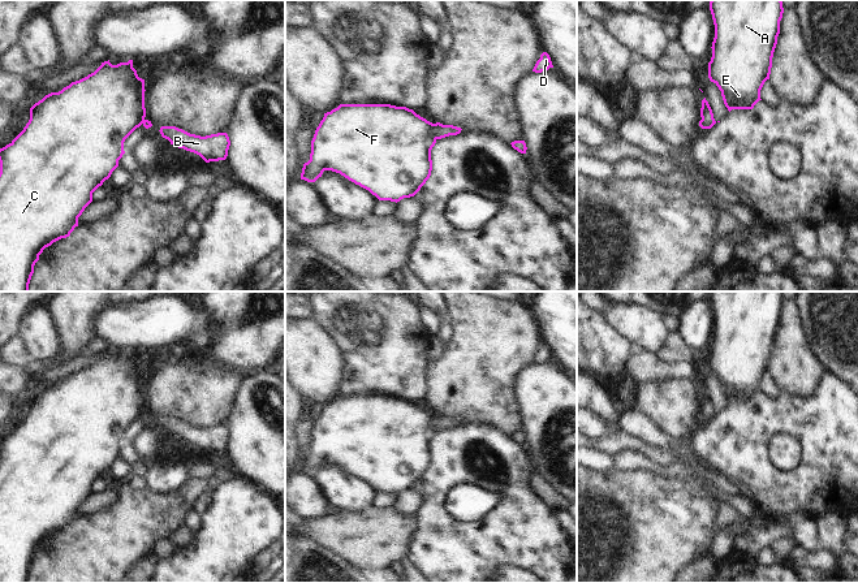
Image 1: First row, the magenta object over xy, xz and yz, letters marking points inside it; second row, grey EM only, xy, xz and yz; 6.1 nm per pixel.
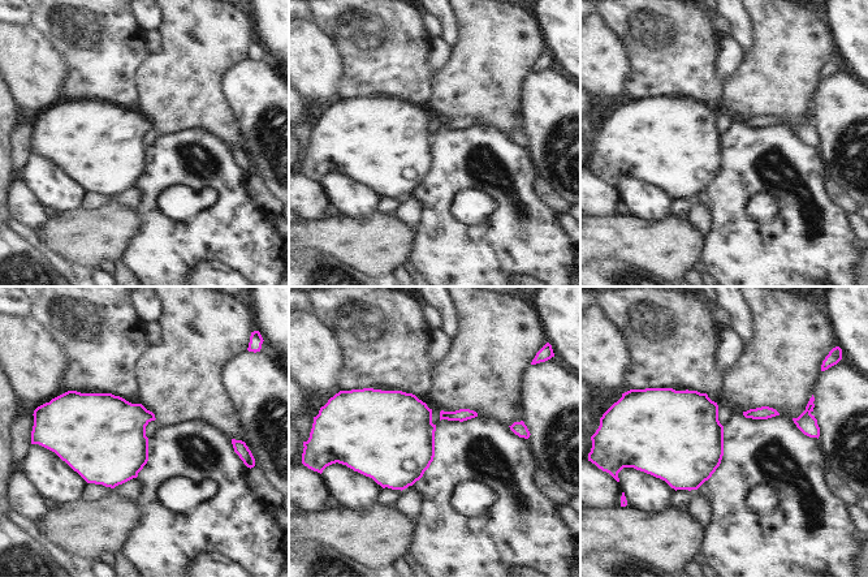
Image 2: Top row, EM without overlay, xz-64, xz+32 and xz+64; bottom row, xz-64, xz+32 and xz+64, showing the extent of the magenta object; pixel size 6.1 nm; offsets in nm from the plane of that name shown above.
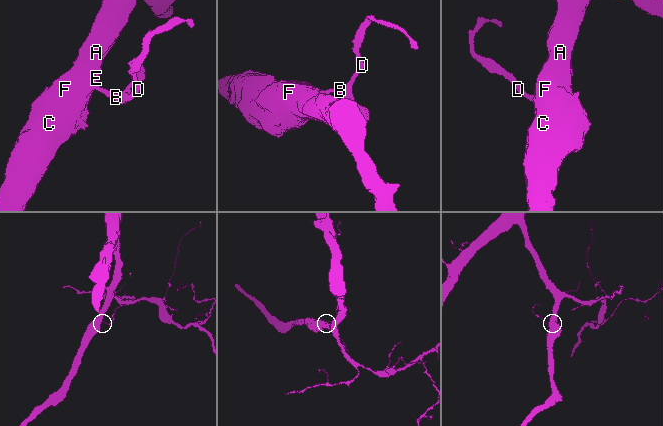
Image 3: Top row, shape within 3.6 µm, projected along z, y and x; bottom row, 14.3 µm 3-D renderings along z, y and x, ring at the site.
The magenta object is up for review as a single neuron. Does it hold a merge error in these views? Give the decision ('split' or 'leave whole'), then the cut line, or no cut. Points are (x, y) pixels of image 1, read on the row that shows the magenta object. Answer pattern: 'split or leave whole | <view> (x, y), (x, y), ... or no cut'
leave whole | no cut

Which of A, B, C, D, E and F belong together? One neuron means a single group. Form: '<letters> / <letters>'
A B C D E F

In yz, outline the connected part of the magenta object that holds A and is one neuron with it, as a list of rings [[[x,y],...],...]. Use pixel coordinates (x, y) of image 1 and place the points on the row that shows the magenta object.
[[[711,0],[710,10],[715,25],[712,57],[708,78],[721,91],[725,107],[753,109],[762,100],[760,90],[769,79],[772,57],[780,34],[784,8],[781,0]]]

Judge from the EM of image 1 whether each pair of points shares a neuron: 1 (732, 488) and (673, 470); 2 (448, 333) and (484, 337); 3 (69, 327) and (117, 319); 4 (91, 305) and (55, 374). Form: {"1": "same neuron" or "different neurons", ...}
{"1": "same neuron", "2": "different neurons", "3": "different neurons", "4": "different neurons"}

